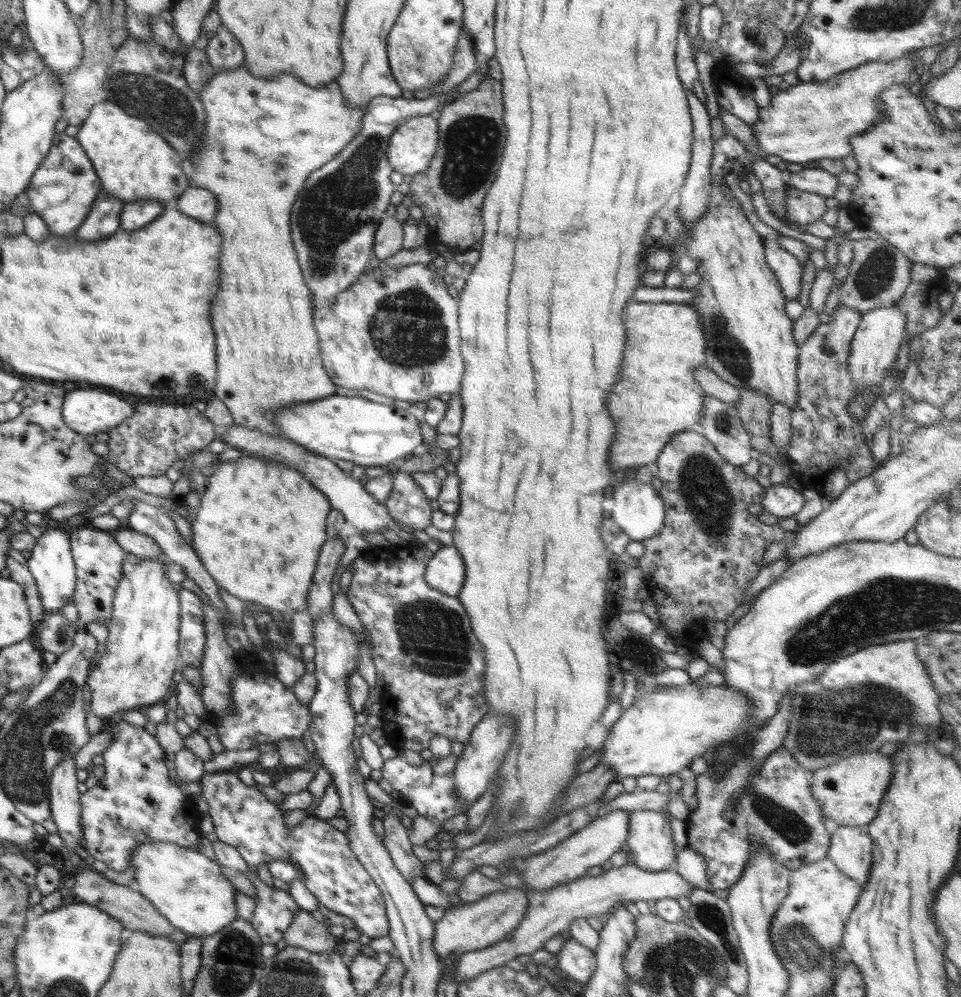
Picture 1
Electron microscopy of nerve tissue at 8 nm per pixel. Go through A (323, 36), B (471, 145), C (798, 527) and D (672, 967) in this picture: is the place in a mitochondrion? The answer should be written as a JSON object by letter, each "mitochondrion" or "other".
{"A":"other","B":"mitochondrion","C":"other","D":"mitochondrion"}

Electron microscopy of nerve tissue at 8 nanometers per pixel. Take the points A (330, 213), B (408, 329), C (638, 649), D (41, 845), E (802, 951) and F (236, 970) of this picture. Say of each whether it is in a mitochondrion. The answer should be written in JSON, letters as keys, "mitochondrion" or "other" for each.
{"A":"mitochondrion","B":"mitochondrion","C":"mitochondrion","D":"other","E":"mitochondrion","F":"mitochondrion"}

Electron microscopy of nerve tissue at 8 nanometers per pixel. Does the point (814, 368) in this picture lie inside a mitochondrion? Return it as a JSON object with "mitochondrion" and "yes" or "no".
{"mitochondrion":"no"}

